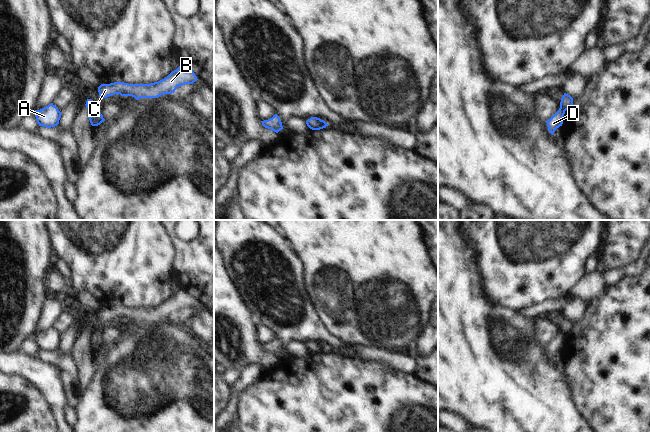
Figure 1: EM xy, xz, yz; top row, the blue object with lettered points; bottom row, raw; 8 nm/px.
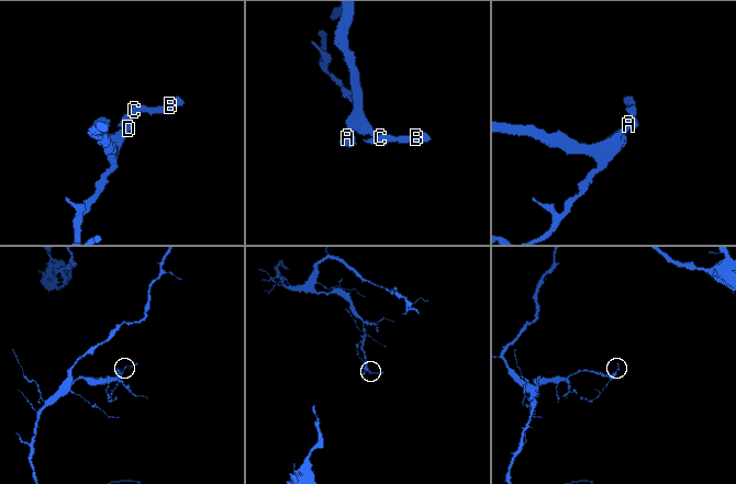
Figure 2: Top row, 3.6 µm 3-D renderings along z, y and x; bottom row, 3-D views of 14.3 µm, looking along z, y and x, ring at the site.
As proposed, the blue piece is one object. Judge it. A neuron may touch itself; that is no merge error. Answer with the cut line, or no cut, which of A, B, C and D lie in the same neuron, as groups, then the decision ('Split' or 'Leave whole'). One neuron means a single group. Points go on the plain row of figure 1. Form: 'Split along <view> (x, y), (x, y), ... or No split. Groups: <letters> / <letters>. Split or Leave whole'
Split along xy (94, 331), (90, 336). Groups: A D / B C. Split.

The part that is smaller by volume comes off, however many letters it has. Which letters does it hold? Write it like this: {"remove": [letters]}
{"remove": ["B", "C"]}

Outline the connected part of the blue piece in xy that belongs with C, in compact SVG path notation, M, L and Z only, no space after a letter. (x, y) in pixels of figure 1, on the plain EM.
M181 288L164 303L150 308L128 308L114 306L101 308L98 311L99 321L120 318L121 320L132 320L136 324L140 322L157 322L161 319L172 318L178 310L193 308L197 304L195 297L186 289Z

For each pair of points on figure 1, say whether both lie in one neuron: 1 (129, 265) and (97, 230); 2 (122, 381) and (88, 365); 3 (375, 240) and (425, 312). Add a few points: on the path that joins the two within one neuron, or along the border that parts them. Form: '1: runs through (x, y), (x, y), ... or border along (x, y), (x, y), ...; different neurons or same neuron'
1: runs through (121, 256), (106, 239); same neuron
2: border along (95, 365), (90, 381), (83, 389); different neurons
3: runs through (393, 258), (424, 289), (424, 294); same neuron

